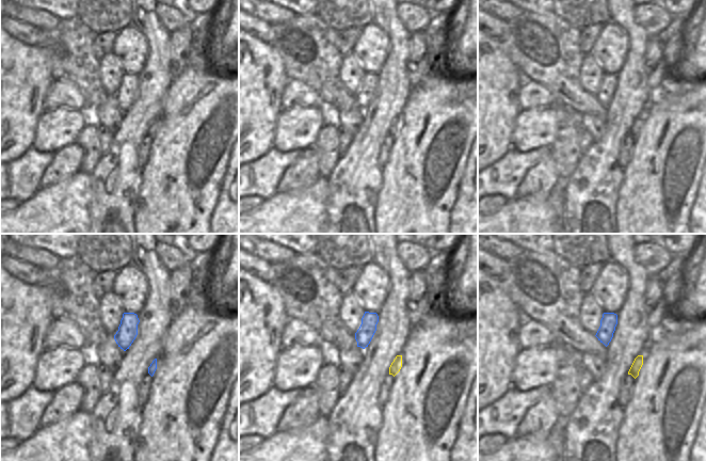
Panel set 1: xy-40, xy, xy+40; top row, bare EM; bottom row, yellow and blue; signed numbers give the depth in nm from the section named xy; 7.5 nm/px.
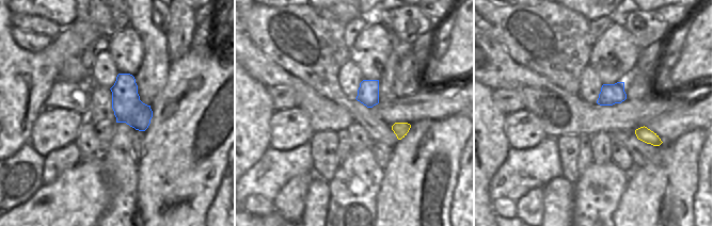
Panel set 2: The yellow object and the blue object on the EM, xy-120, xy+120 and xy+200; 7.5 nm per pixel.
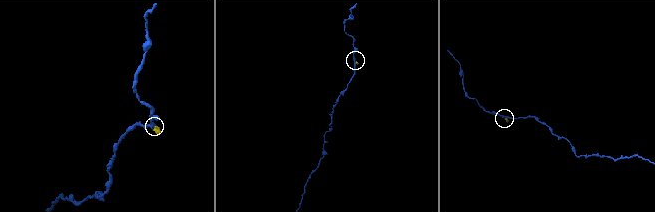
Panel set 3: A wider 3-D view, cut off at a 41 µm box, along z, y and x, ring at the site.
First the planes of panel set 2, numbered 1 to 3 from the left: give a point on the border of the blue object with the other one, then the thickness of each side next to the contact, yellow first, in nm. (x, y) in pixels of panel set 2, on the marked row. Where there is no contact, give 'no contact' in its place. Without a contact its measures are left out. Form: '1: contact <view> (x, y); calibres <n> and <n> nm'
1: no contact
2: no contact
3: no contact

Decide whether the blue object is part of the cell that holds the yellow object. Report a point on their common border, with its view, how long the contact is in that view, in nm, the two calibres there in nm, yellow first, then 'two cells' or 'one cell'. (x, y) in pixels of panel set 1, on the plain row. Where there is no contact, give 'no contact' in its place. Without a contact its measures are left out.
no contact | one cell

